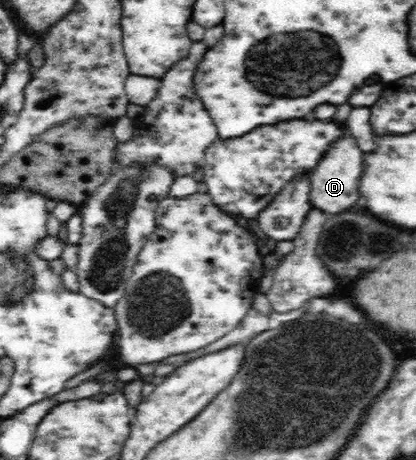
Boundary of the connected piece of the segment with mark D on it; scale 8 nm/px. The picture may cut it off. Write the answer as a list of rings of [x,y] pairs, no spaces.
[[[340,137],[336,139],[332,145],[324,153],[324,157],[320,159],[324,163],[320,163],[320,167],[316,167],[316,175],[312,173],[312,181],[310,181],[310,187],[312,187],[312,193],[310,193],[310,203],[314,207],[318,207],[318,210],[326,211],[326,213],[342,213],[342,211],[348,211],[352,205],[356,205],[358,201],[358,181],[362,177],[362,169],[364,169],[364,159],[362,159],[362,151],[360,147],[356,145],[354,137]]]

